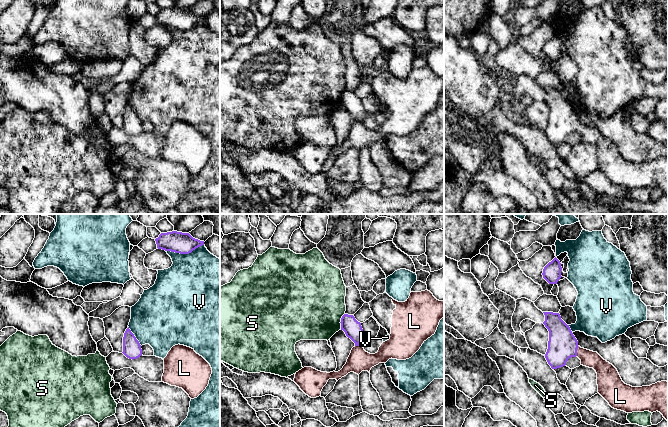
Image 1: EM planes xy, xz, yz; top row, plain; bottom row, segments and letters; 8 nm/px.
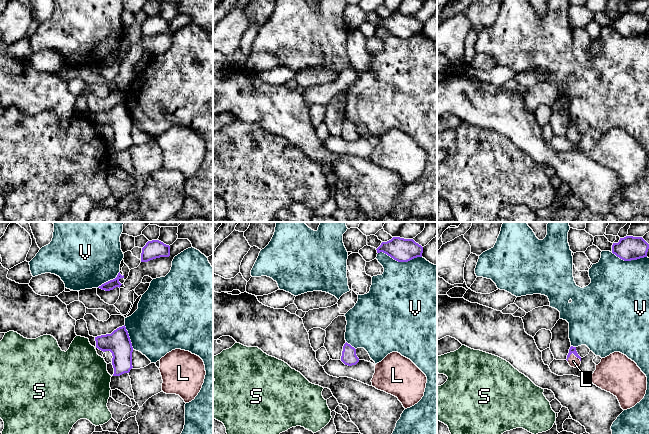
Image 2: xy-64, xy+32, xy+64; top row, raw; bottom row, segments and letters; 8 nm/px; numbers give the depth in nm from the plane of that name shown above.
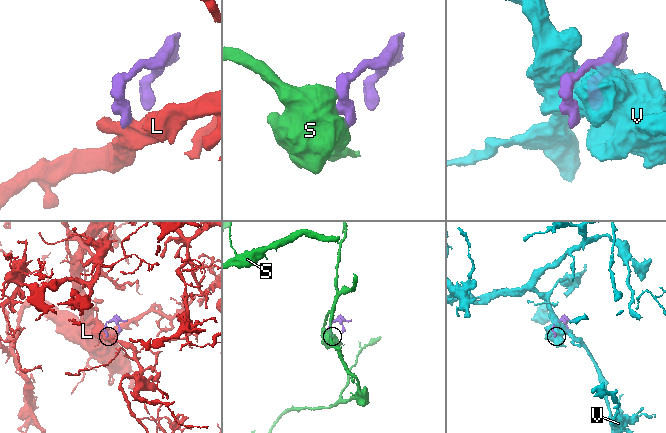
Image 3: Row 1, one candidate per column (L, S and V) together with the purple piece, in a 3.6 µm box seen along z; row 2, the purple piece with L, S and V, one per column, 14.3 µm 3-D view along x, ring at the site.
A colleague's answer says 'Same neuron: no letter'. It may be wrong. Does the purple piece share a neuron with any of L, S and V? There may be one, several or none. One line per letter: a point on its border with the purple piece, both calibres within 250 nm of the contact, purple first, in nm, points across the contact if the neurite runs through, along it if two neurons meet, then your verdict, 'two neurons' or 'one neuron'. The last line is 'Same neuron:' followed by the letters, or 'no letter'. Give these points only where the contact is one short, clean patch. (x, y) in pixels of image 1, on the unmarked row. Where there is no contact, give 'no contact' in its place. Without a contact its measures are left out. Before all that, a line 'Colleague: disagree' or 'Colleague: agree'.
Colleague: disagree
L: meets purple in yz at (576, 127); 240 nm thick on the purple side, 130 nm on the other; one neuron
S: meets purple in xz at (341, 97); 140 nm thick on the purple side, 480 nm on the other; border along xz (344, 89), (341, 94), (340, 105); two neurons
V: meets purple in xy at (184, 29); 170 nm thick on the purple side, 480 nm on the other; two neurons
Same neuron: L

